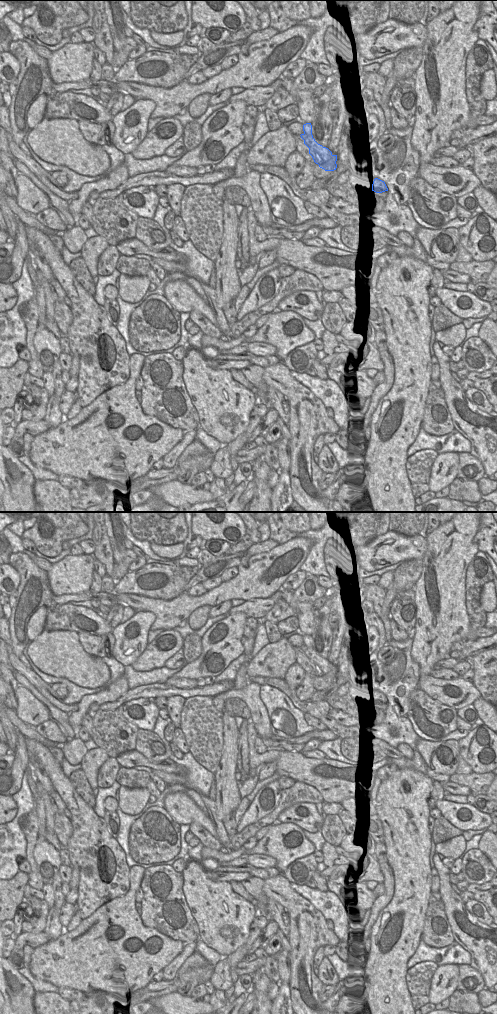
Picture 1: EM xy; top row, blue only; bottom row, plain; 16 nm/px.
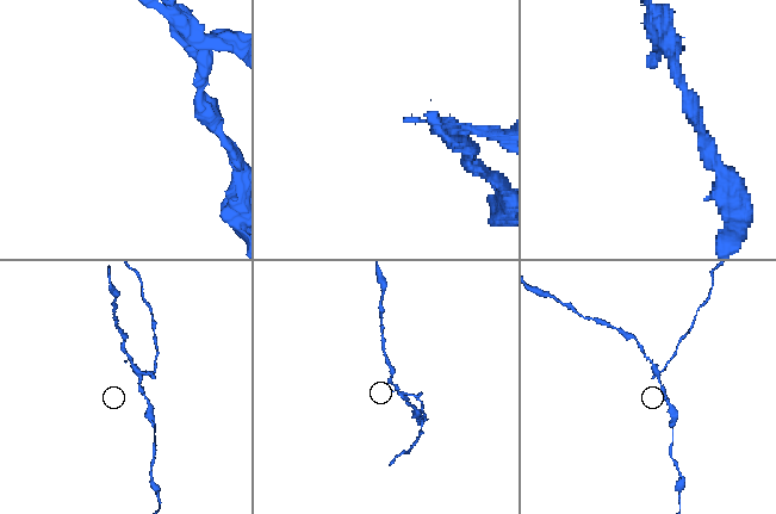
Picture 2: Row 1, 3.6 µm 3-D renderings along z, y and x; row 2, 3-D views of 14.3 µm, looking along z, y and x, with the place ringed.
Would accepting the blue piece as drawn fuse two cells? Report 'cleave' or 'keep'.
cleave

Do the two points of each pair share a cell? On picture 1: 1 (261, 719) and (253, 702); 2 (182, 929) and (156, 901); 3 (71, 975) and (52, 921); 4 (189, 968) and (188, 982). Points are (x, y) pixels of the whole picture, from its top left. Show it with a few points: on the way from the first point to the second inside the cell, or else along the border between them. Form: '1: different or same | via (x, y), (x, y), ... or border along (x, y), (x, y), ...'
1: same | via (259, 715), (256, 706)
2: same | via (173, 930), (162, 916), (162, 910)
3: different | border along (64, 930), (59, 936), (51, 940)
4: same | via (189, 971), (188, 979)

